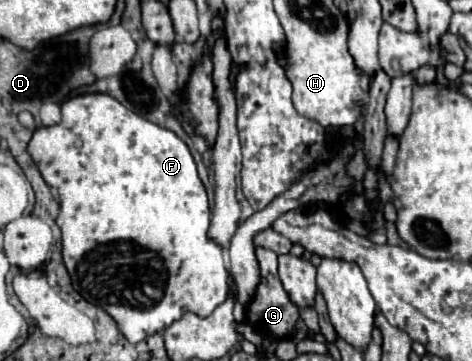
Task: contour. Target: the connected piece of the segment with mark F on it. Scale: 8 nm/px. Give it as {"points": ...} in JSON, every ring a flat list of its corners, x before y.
{"points":[[84,94,84,96,70,98,62,104,62,122,60,124,50,126,50,128,42,126,34,132,34,136,28,144,28,152,34,158,46,184,58,188,60,210,56,224,62,233,62,258,65,267,68,268,68,274,72,278,74,290,90,304,96,304,104,312,108,312,116,320,120,332,130,342,136,344,136,342,146,340,152,334,166,330,172,322,182,318,182,314,186,310,194,310,196,314,208,316,208,314,212,314,212,310,216,306,220,306,226,298,232,296,230,282,228,282,228,270,226,270,224,258,222,258,222,248,208,236,210,202,208,202,206,188,198,176,196,162,194,162,188,146,172,130,166,130,158,124,152,124,146,118,140,118,138,114,134,114,132,110,126,110,116,98,112,98,108,94]]}

